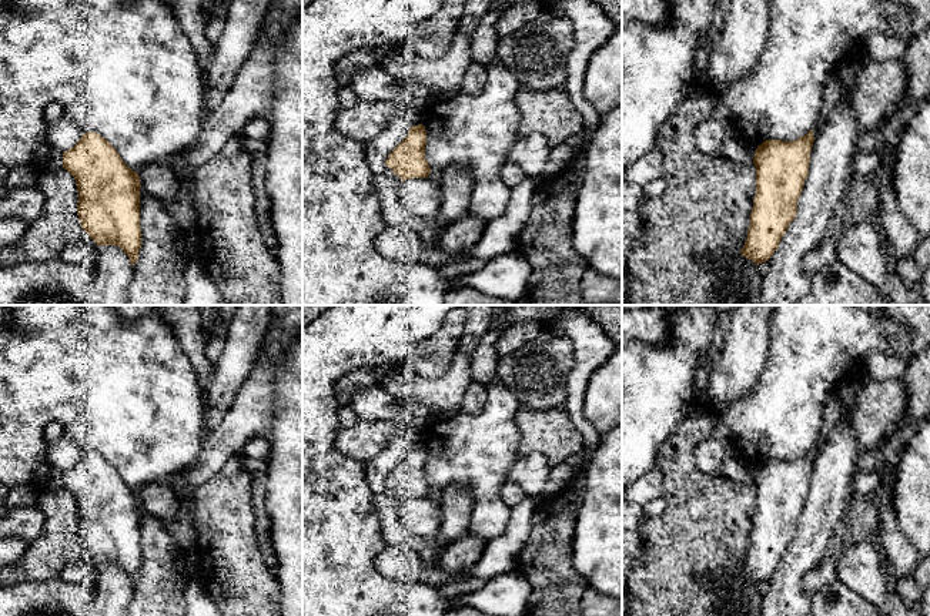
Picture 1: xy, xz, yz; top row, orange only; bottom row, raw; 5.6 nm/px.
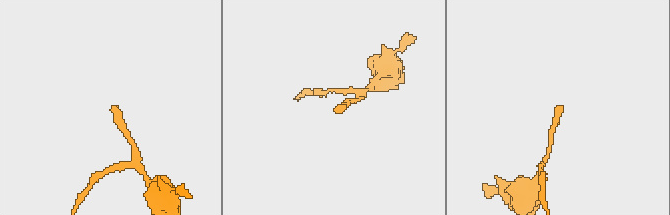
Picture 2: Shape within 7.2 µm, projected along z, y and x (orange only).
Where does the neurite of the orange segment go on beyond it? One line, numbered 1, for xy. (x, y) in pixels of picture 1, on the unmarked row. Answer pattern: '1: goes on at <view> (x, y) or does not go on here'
1: does not go on here

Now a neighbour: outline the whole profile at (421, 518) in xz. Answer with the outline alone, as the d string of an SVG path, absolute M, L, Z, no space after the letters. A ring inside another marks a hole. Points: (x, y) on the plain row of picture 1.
M409 498L399 508L399 523L411 542L434 540L442 520L441 500L431 498Z

